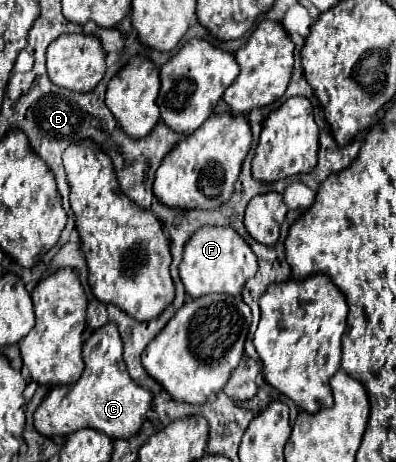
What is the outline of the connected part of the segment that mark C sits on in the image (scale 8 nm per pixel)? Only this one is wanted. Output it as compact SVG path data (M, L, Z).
M109 322L95 330L83 344L81 356L85 362L81 378L75 384L51 388L41 406L35 410L35 430L41 436L67 436L81 428L99 430L115 440L135 436L147 418L147 410L151 410L151 394L137 386L127 374L117 324Z

